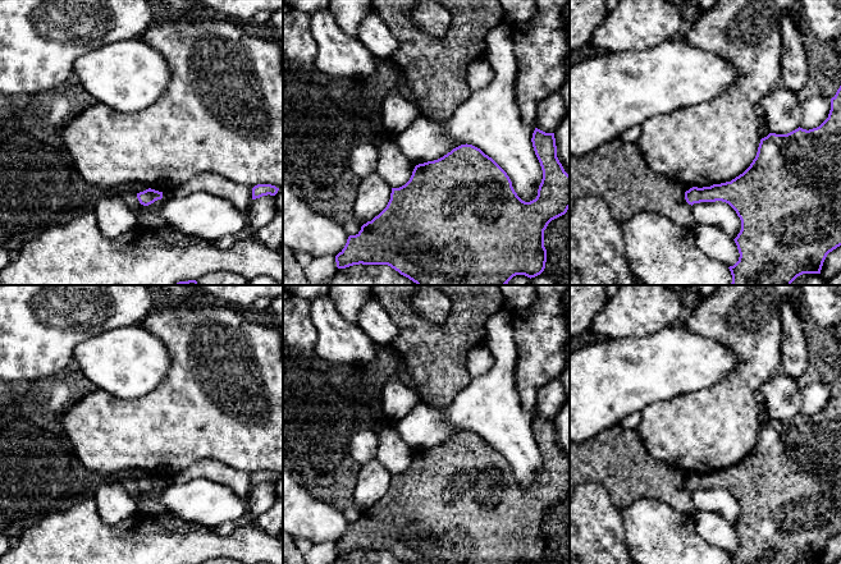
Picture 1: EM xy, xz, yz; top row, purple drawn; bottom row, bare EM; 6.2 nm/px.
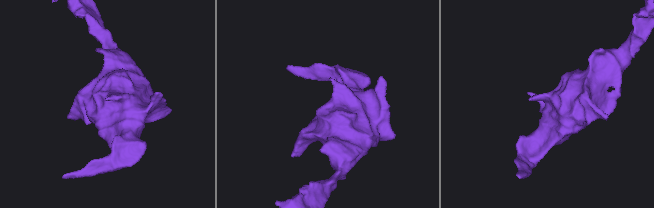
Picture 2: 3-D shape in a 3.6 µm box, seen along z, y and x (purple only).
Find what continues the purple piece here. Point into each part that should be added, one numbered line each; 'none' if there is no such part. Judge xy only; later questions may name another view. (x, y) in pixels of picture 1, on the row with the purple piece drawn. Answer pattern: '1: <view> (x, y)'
none

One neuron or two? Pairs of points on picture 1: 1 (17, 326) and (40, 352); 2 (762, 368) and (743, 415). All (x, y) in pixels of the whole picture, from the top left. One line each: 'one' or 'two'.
1: one
2: one

